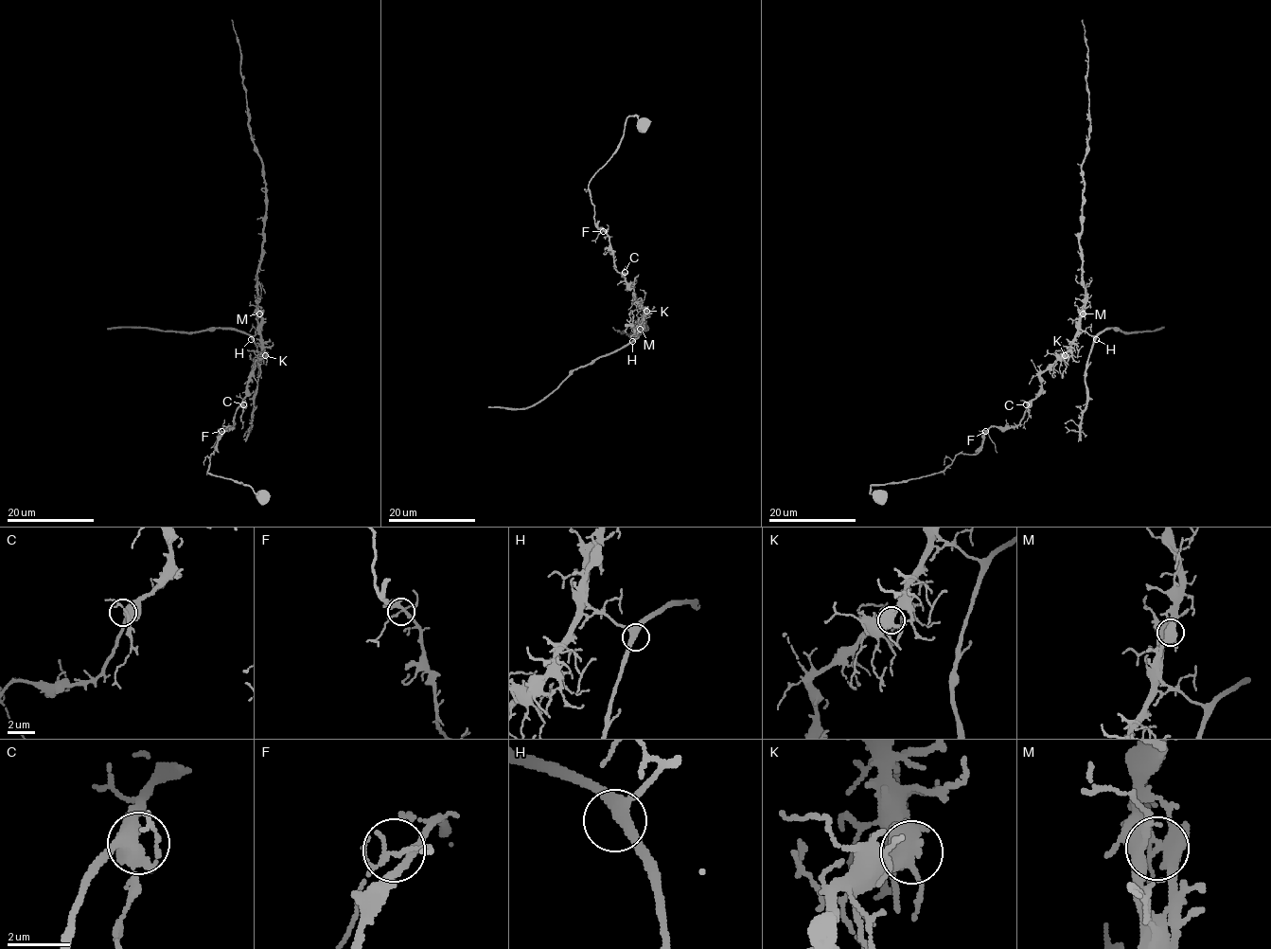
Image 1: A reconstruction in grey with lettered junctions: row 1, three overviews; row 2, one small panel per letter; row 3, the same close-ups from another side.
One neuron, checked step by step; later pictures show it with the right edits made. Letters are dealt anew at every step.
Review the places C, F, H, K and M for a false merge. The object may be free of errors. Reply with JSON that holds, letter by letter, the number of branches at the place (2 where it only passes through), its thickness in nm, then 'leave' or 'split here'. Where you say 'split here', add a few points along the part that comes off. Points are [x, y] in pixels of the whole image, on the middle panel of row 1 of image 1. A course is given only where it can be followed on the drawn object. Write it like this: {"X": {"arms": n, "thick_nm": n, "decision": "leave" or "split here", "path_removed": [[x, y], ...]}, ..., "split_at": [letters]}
{"C": {"arms": 4, "thick_nm": 400, "decision": "leave"}, "F": {"arms": 5, "thick_nm": 160, "decision": "leave"}, "H": {"arms": 3, "thick_nm": 320, "decision": "leave"}, "K": {"arms": 6, "thick_nm": 500, "decision": "leave"}, "M": {"arms": 6, "thick_nm": 480, "decision": "split here", "path_removed": [[640, 328], [631, 341], [575, 368], [538, 402], [526, 407], [488, 406]]}, "split_at": ["M"]}

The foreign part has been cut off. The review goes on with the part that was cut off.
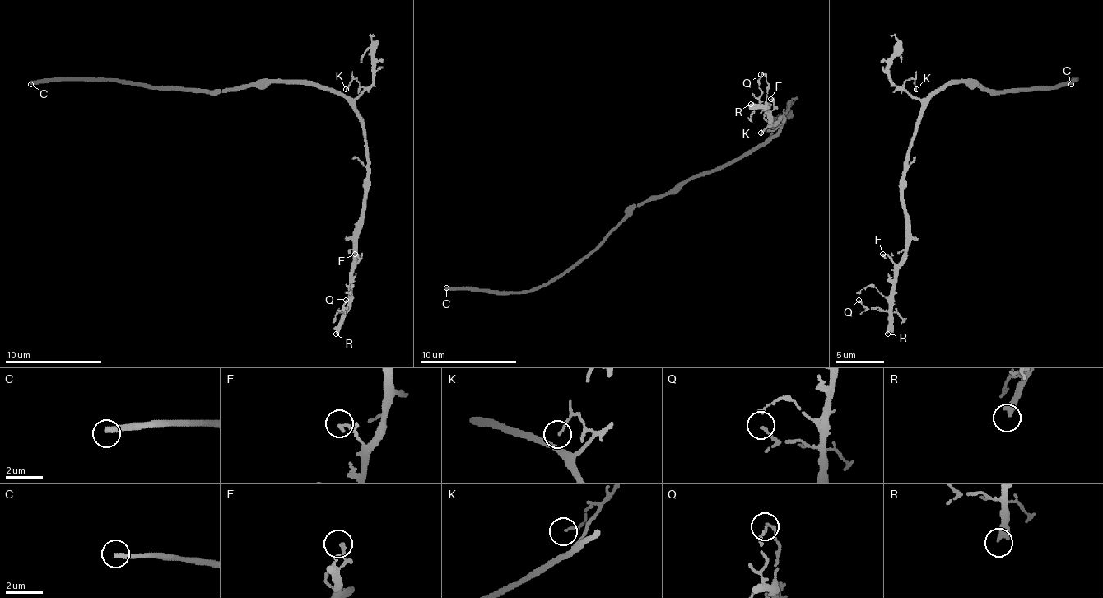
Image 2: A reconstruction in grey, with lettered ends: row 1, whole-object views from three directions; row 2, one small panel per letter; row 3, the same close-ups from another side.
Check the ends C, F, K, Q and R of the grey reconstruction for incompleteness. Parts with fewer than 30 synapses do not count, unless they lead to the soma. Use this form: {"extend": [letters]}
{"extend": ["C", "R"]}

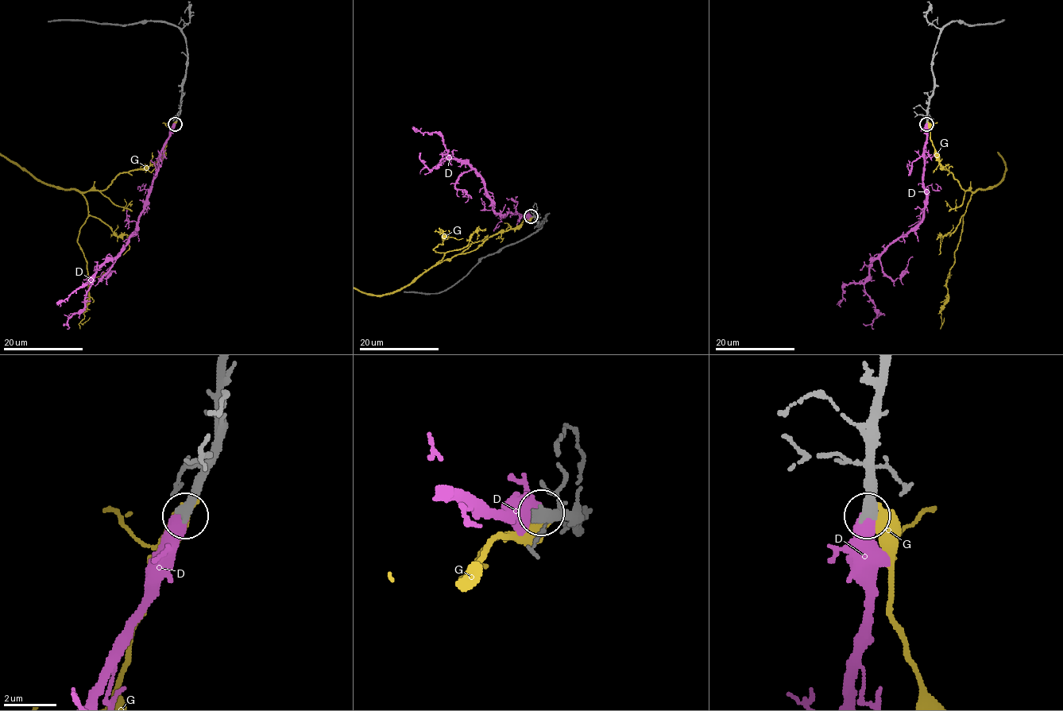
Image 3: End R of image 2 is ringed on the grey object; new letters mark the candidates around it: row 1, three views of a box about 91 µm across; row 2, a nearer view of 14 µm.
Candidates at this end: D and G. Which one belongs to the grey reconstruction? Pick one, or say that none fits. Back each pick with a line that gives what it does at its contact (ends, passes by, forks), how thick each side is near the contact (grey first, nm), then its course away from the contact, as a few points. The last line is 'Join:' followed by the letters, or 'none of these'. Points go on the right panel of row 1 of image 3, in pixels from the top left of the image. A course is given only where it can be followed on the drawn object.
D: it ends | 440/550 nm | via (926, 123), (924, 216), (871, 263), (863, 290), (879, 314), (870, 325), (863, 324)
Join: D

